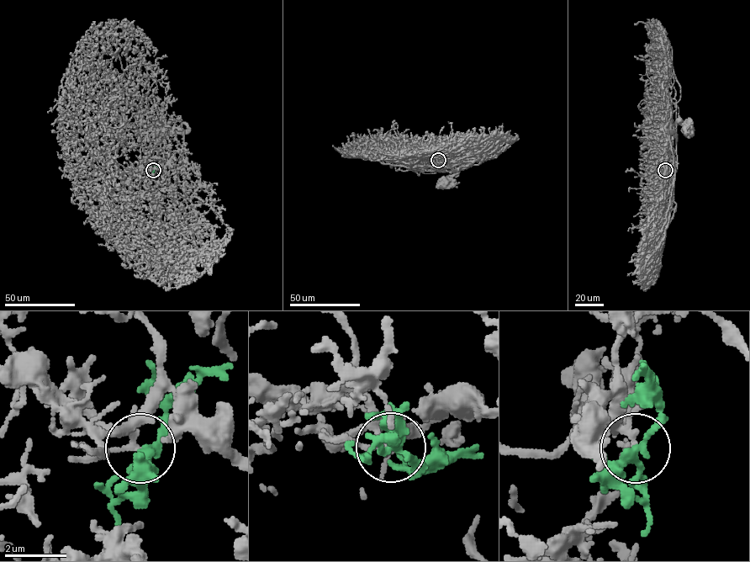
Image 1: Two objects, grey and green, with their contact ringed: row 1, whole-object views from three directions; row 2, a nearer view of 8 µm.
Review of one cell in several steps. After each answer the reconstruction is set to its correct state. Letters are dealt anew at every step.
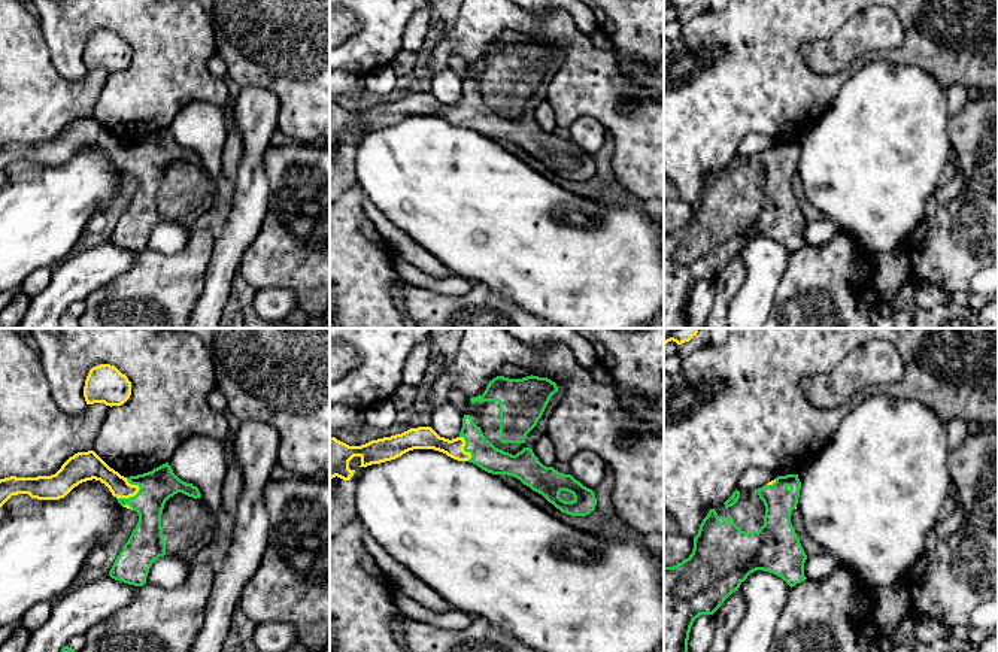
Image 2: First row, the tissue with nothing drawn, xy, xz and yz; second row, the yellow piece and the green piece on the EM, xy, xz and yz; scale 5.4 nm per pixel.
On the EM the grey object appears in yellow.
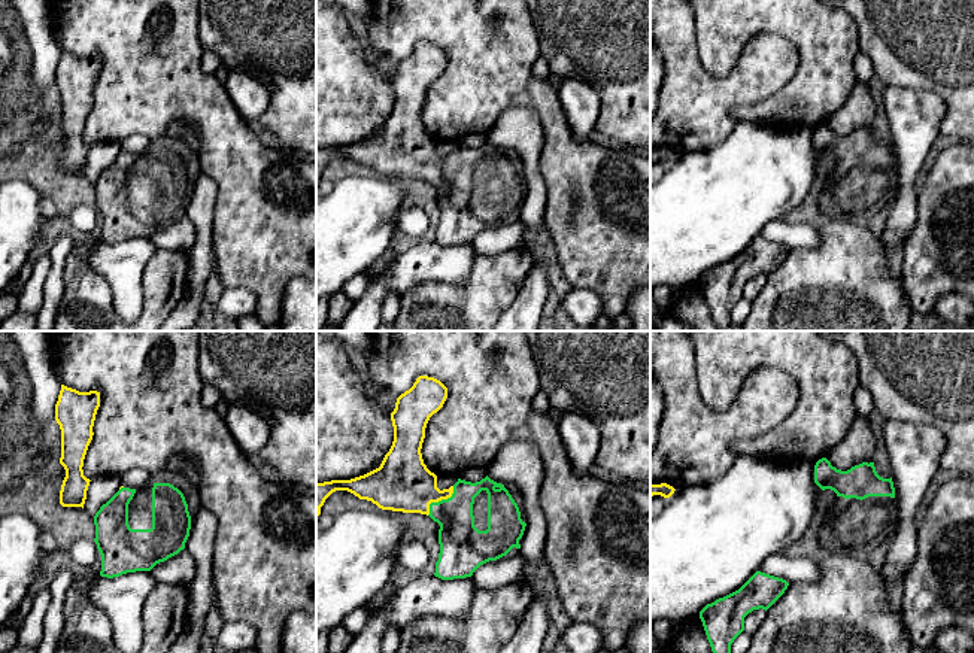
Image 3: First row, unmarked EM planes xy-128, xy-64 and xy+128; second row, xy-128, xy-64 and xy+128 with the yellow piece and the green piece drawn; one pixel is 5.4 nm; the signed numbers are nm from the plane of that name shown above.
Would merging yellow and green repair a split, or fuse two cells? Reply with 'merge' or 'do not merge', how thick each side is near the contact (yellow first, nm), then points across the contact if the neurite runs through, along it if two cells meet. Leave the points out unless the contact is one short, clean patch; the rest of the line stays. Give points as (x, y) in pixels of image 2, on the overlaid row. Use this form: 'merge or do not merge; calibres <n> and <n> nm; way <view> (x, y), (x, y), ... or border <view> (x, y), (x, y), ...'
merge; calibres 120 and 180 nm; way xy (94, 467), (109, 476), (130, 496), (148, 493), (157, 487)

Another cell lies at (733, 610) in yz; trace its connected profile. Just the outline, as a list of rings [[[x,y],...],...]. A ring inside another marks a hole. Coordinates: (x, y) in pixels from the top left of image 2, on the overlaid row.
[[[740,591],[732,592],[713,613],[716,631],[707,652],[728,652],[731,634],[747,613],[747,604]]]

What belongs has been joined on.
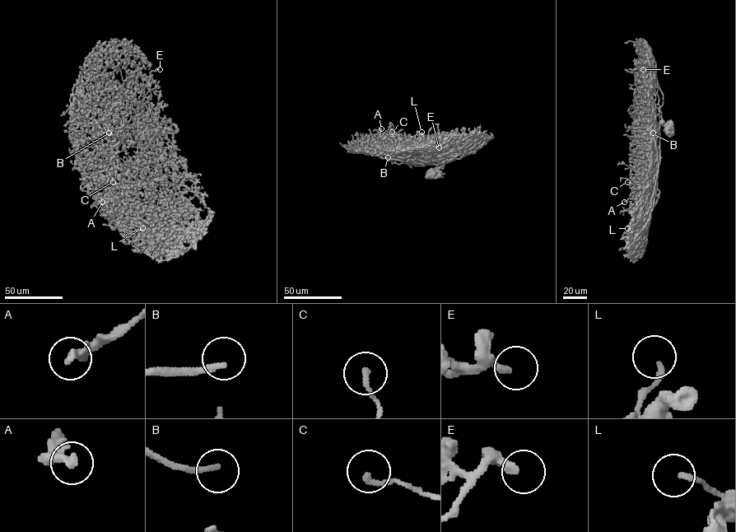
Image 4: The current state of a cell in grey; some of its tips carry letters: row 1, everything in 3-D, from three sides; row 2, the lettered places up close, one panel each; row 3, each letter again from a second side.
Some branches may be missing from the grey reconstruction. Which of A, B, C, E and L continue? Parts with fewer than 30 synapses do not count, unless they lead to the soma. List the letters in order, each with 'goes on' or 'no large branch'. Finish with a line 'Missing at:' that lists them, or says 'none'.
A: no large branch
B: no large branch
C: no large branch
E: no large branch
L: no large branch
Missing at: none

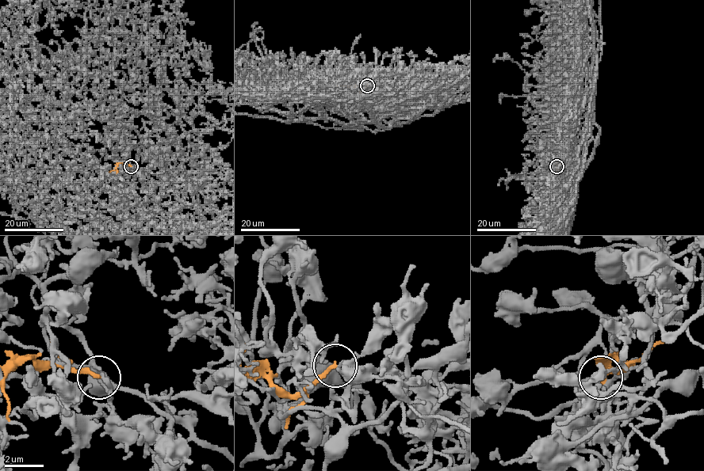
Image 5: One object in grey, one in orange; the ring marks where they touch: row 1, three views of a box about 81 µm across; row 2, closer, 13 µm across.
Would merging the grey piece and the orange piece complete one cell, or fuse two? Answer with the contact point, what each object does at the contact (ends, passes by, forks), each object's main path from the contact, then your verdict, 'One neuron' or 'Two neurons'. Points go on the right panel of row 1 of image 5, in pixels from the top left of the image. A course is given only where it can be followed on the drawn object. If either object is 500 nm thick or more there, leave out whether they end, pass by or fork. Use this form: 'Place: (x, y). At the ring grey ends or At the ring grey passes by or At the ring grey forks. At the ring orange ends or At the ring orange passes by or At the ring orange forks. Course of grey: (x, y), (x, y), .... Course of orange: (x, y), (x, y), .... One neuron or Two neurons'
Place: (556, 166). At the ring grey passes by. At the ring orange ends. Course of grey: (557, 166), (560, 172), (564, 163), (561, 145), (593, 81), (593, 58), (602, 33). Two neurons

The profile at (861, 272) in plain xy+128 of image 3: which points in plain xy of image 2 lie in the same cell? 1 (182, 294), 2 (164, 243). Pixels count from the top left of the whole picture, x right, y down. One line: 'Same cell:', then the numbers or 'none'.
Same cell: 1

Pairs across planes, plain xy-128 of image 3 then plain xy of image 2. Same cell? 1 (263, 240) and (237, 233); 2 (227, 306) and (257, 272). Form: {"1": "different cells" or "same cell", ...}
{"1": "different cells", "2": "different cells"}

